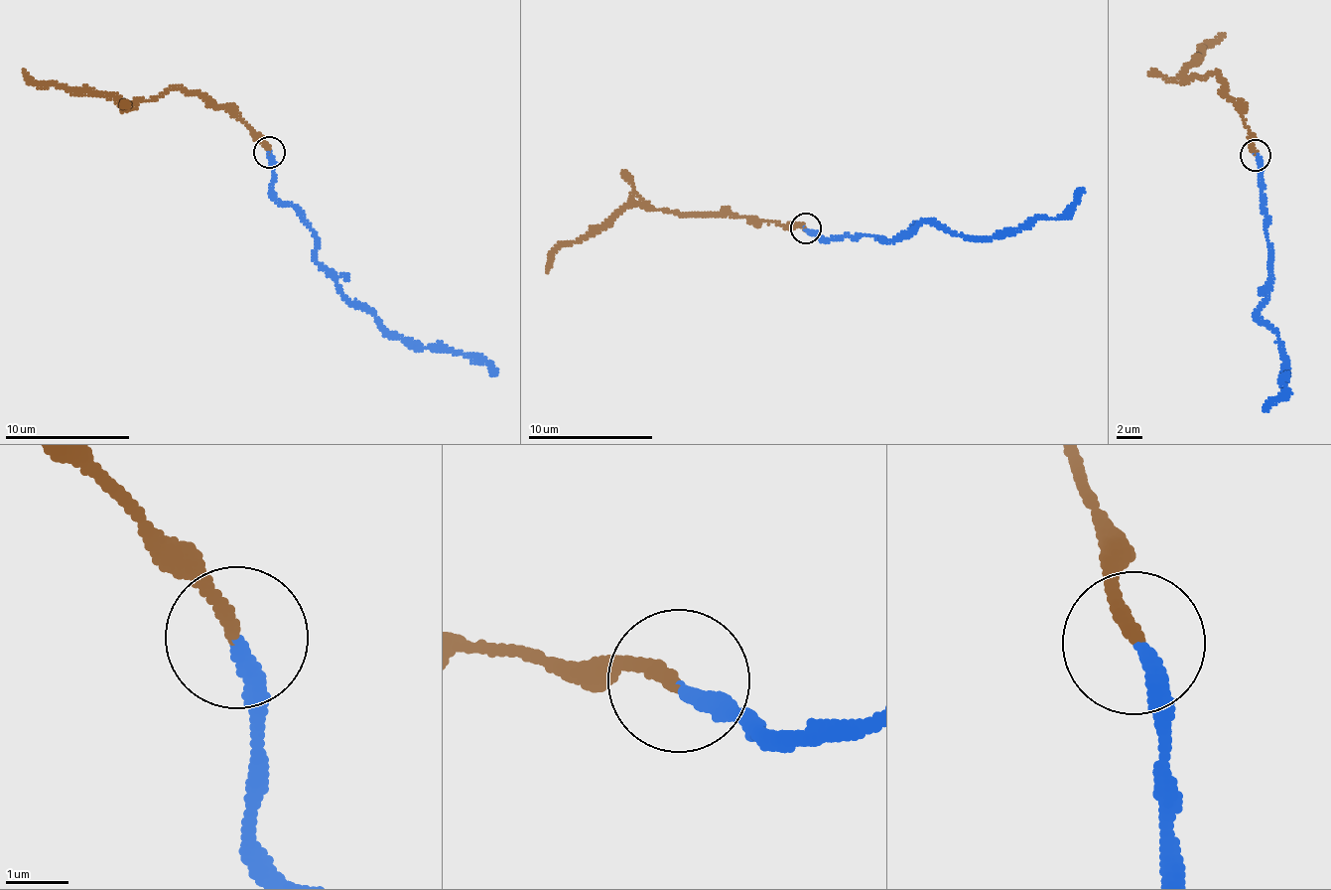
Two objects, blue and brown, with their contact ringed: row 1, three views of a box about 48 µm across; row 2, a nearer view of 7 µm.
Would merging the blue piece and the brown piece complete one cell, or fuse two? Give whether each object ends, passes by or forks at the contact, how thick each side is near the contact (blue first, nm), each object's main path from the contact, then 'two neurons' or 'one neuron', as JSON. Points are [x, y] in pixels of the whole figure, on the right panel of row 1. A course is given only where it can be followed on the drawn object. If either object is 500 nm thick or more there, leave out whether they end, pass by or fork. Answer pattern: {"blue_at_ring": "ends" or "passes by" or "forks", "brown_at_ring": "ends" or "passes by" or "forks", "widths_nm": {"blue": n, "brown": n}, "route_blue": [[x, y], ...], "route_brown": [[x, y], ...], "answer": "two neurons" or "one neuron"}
{"blue_at_ring": "ends", "brown_at_ring": "ends", "widths_nm": {"blue": 260, "brown": 220}, "route_blue": [[1254, 154], [1262, 167], [1271, 282], [1257, 314], [1277, 336], [1288, 370], [1284, 376], [1288, 388], [1264, 411]], "route_brown": [[1254, 154], [1242, 116], [1225, 96], [1221, 82], [1211, 72], [1199, 78], [1183, 74], [1203, 48], [1225, 33]], "answer": "one neuron"}

